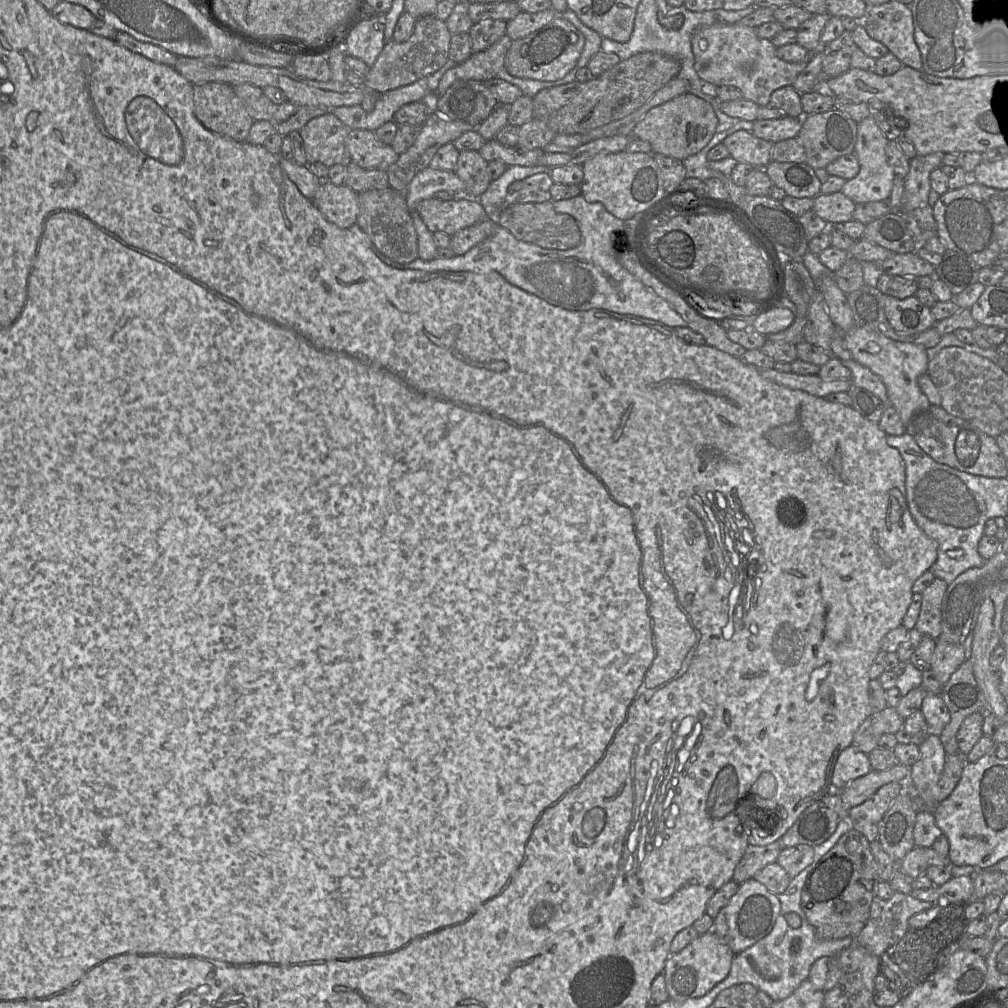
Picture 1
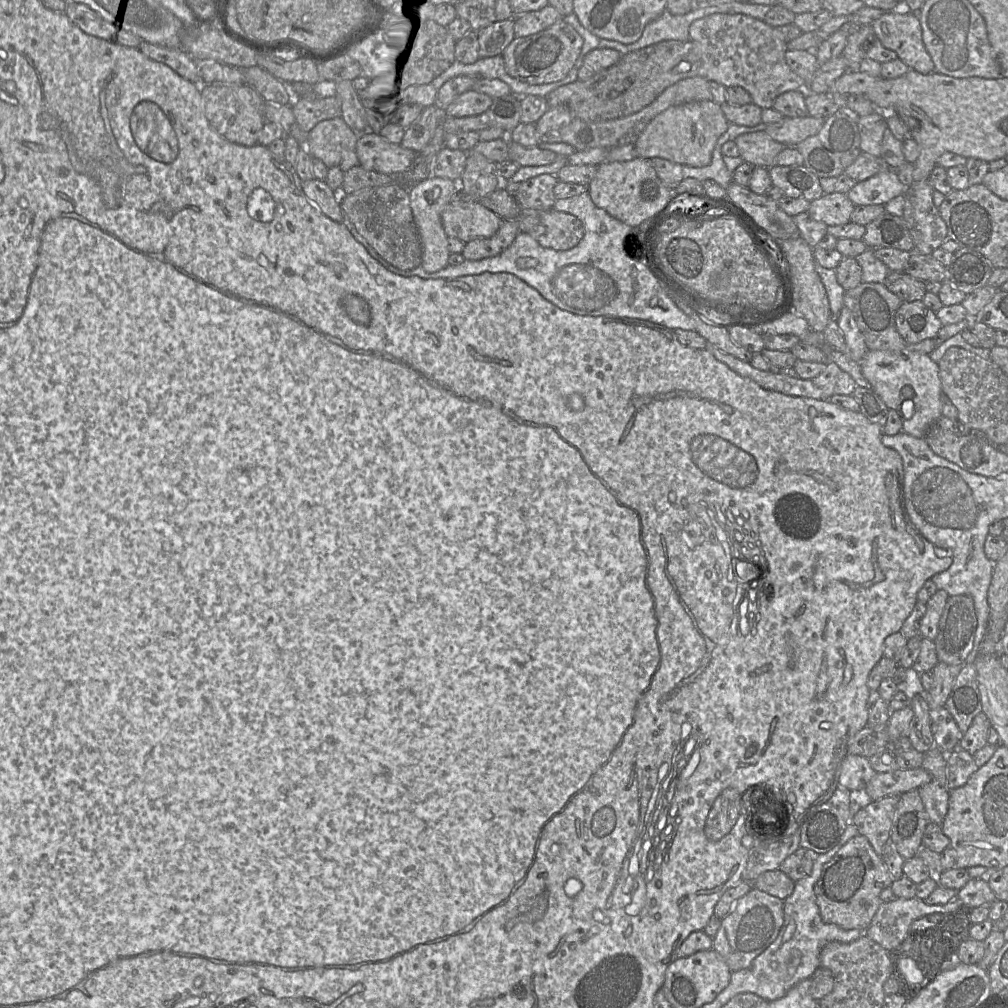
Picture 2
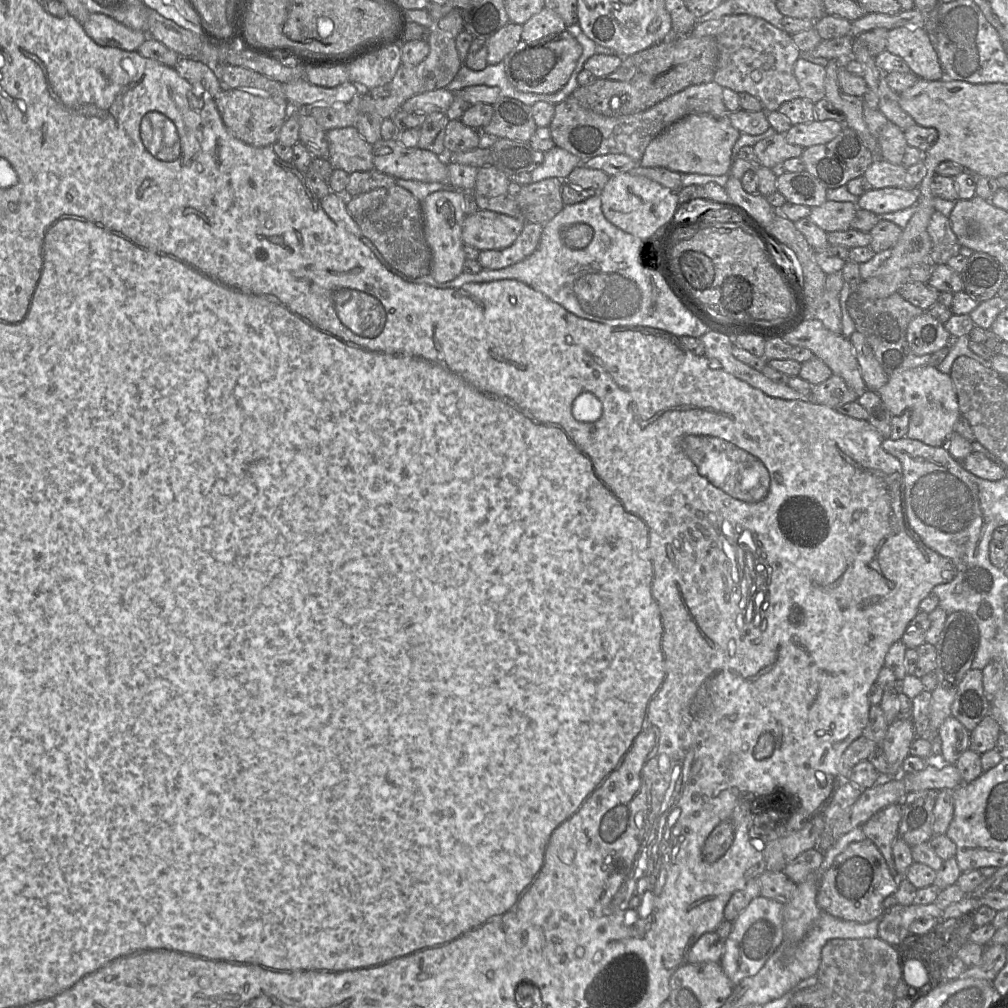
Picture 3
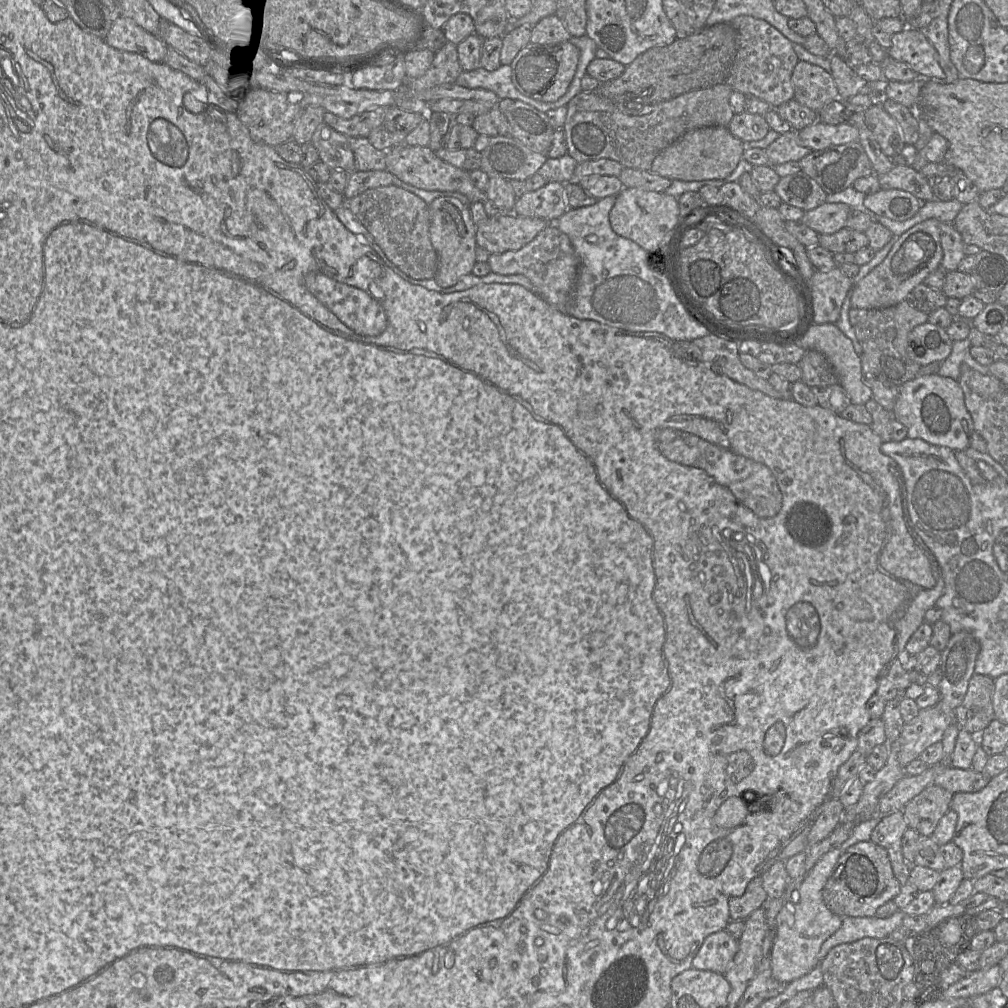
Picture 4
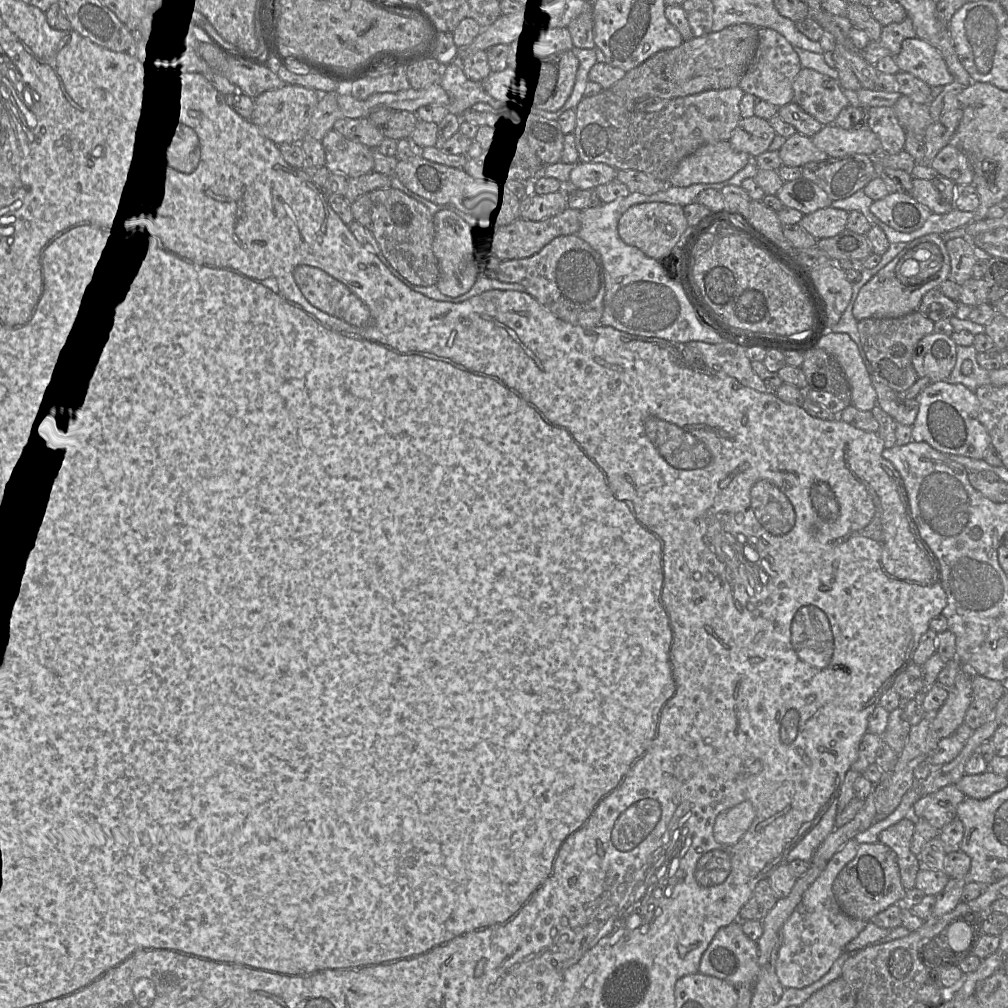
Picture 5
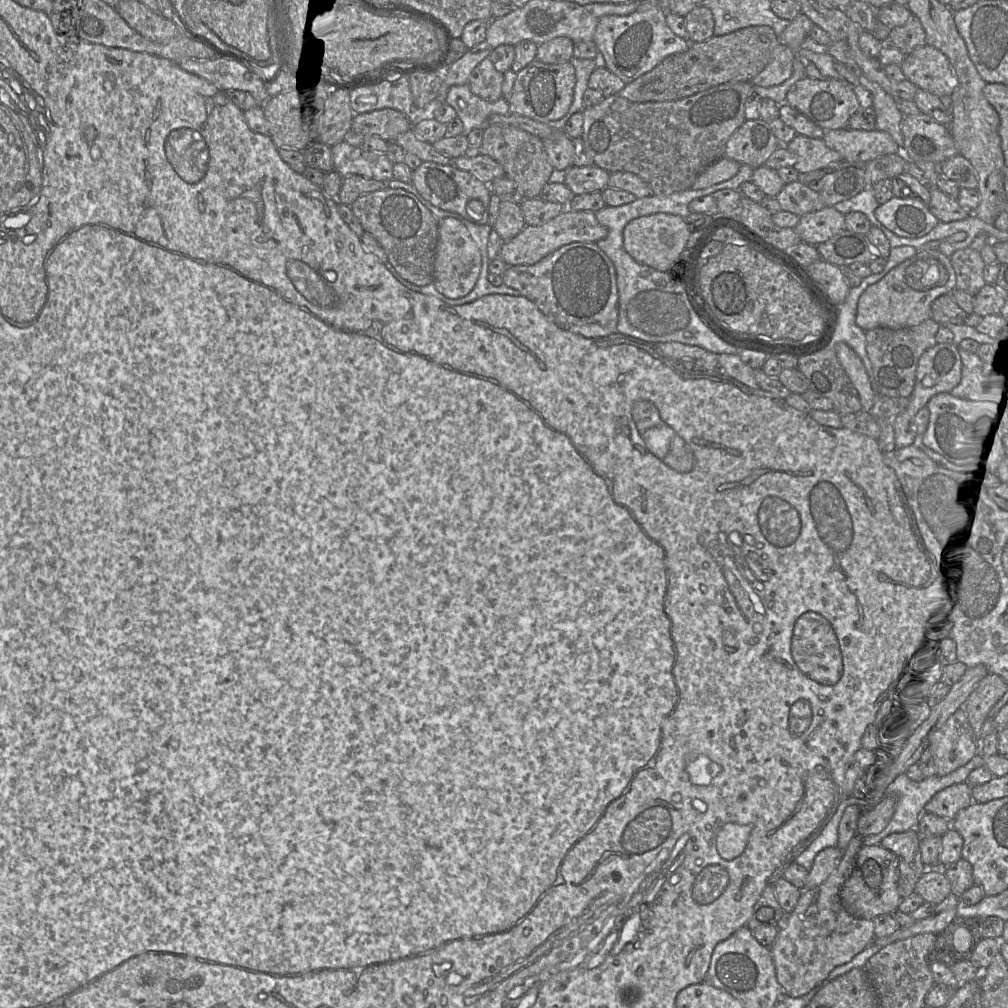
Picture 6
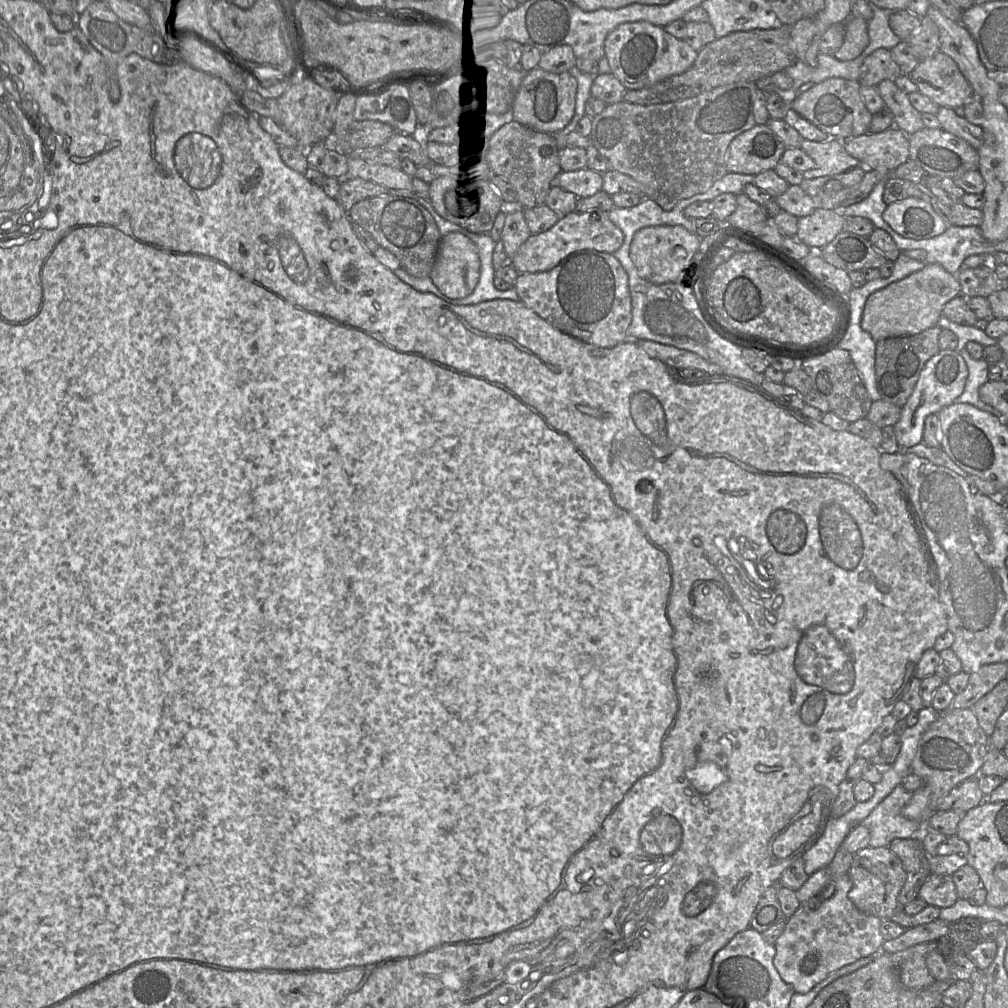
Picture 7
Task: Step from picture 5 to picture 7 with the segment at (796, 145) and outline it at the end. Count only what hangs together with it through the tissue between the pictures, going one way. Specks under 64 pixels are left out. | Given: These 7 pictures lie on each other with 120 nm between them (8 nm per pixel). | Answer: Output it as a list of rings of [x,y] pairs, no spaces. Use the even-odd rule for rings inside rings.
[[[829,138],[823,142],[802,139],[800,148],[815,162],[815,168],[802,173],[807,179],[839,174],[861,165],[847,153],[840,139]]]

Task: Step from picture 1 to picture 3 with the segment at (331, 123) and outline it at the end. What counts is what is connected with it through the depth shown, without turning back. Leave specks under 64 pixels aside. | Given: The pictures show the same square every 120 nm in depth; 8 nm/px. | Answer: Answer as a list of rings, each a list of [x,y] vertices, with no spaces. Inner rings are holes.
[[[355,127],[329,130],[326,132],[326,137],[329,144],[329,156],[327,160],[334,169],[341,169],[347,174],[374,169],[372,153],[373,145],[367,143]]]

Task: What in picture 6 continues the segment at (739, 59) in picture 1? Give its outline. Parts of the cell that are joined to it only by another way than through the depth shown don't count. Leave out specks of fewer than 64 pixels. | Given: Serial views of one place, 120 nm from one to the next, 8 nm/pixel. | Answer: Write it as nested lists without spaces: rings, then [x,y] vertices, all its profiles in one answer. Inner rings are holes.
[[[783,43],[773,50],[771,61],[752,79],[753,86],[777,86],[788,80],[793,74],[794,52]]]

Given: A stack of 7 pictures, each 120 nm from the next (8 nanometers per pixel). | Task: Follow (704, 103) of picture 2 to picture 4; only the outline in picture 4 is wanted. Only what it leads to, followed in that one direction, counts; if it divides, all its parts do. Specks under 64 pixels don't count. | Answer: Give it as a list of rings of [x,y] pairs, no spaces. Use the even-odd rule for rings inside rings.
[[[703,127],[688,131],[673,144],[662,150],[653,160],[650,172],[670,180],[701,181],[723,180],[743,158],[744,143],[726,127]]]

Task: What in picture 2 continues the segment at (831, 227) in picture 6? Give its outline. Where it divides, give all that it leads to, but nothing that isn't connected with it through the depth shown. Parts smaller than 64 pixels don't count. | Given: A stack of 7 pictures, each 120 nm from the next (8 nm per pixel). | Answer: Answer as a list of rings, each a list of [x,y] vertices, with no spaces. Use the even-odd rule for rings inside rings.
[[[834,192],[823,194],[819,199],[810,202],[809,215],[827,226],[843,225],[851,222],[855,205],[847,194]]]

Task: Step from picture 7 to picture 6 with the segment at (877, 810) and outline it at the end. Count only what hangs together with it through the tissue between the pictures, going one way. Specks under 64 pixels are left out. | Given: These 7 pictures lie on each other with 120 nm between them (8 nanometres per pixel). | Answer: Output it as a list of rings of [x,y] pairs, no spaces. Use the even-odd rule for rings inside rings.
[[[962,766],[955,771],[951,772],[945,776],[933,775],[931,777],[926,777],[923,781],[920,782],[912,782],[907,779],[907,775],[905,779],[902,779],[898,784],[896,784],[889,795],[889,797],[893,800],[894,803],[894,815],[883,830],[879,833],[863,837],[863,846],[871,846],[880,844],[881,840],[886,836],[892,833],[900,833],[905,832],[911,829],[916,829],[919,823],[920,817],[924,813],[925,805],[931,800],[931,798],[941,790],[953,785],[959,784],[967,781],[968,775],[973,771],[971,768],[965,768]]]

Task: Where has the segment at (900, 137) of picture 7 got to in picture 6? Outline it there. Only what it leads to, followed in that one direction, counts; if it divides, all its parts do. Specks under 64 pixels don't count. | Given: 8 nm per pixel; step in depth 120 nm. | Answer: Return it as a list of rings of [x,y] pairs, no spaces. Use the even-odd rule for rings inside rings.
[[[825,130],[823,141],[838,152],[843,161],[868,163],[878,157],[901,152],[901,147],[884,131]]]

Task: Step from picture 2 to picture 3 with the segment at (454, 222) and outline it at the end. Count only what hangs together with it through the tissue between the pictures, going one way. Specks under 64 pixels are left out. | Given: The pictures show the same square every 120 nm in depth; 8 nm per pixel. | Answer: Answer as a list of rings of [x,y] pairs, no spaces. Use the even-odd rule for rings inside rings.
[[[478,209],[466,215],[462,227],[464,244],[483,250],[500,250],[511,246],[521,231],[525,221],[494,211]]]

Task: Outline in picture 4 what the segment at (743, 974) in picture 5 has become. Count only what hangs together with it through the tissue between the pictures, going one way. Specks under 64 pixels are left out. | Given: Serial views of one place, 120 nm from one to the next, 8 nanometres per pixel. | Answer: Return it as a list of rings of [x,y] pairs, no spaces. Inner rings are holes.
[[[726,930],[707,936],[692,961],[692,968],[725,974],[738,951],[738,940]]]

